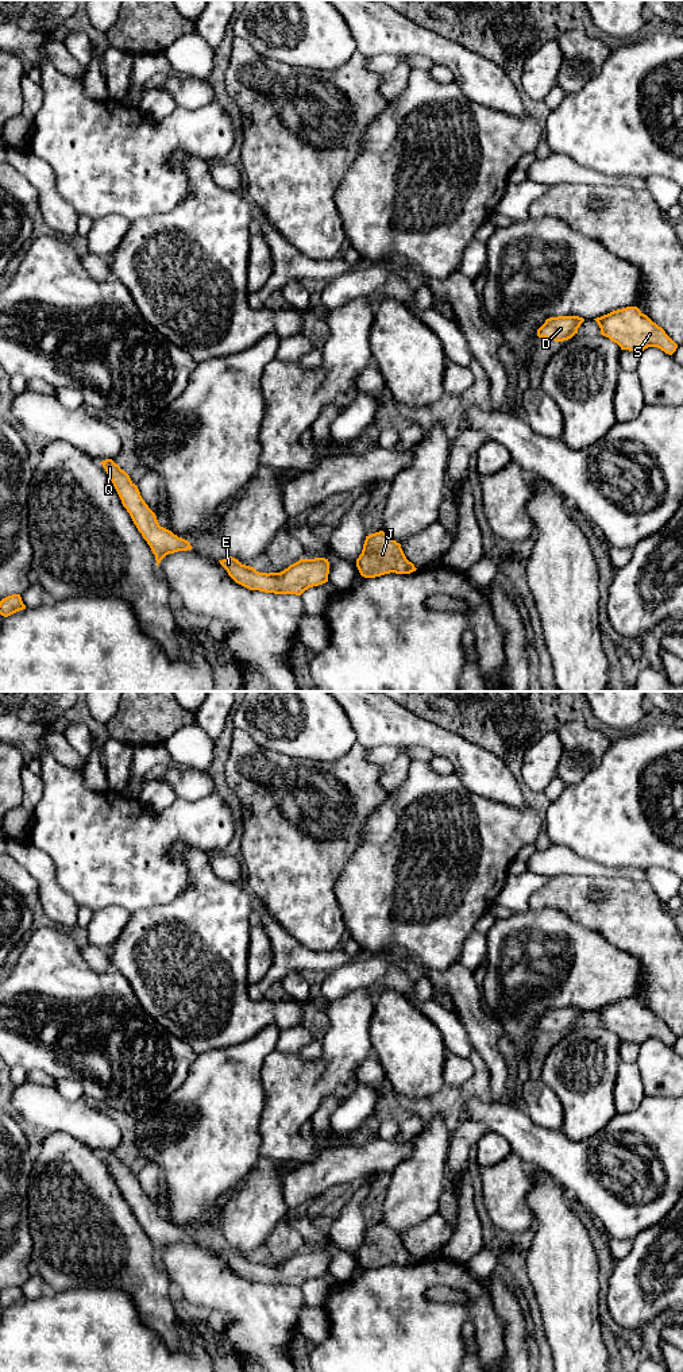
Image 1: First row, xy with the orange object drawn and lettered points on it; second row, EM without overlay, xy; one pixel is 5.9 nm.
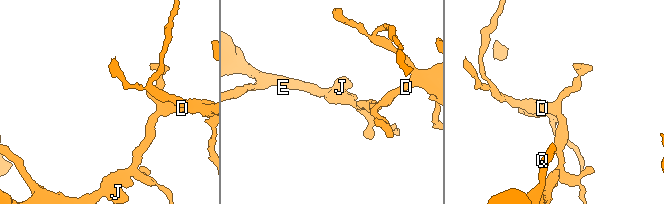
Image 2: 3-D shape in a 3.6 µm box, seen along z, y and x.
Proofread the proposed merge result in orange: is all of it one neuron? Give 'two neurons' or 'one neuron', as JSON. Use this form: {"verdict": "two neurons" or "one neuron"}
{"verdict": "one neuron"}

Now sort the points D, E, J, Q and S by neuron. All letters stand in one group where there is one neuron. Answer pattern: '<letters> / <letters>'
D E J Q S

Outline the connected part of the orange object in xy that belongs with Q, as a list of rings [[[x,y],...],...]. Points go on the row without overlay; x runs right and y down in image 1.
[[[105,1151],[100,1155],[109,1167],[123,1198],[155,1246],[157,1257],[169,1245],[193,1240],[188,1232],[159,1217],[155,1205],[142,1190],[138,1178],[119,1156],[112,1151]]]

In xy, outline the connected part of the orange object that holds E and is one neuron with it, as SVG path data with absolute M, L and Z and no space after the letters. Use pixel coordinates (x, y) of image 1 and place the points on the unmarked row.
M227 1248L219 1252L228 1267L239 1276L265 1284L301 1287L313 1277L328 1273L329 1253L325 1249L300 1250L281 1264L259 1264Z

